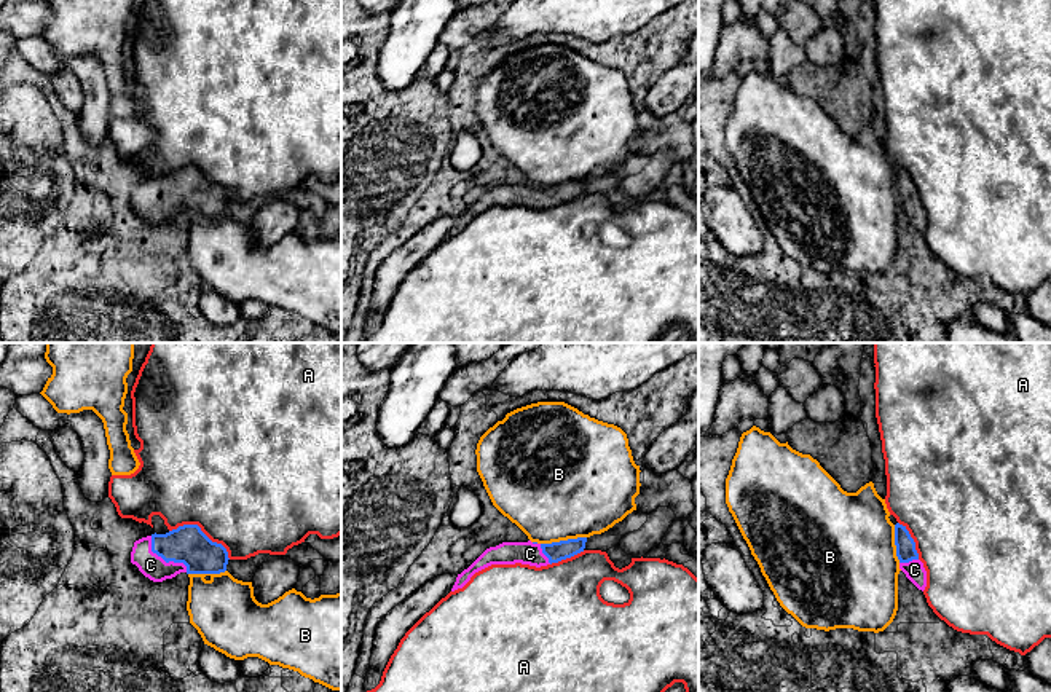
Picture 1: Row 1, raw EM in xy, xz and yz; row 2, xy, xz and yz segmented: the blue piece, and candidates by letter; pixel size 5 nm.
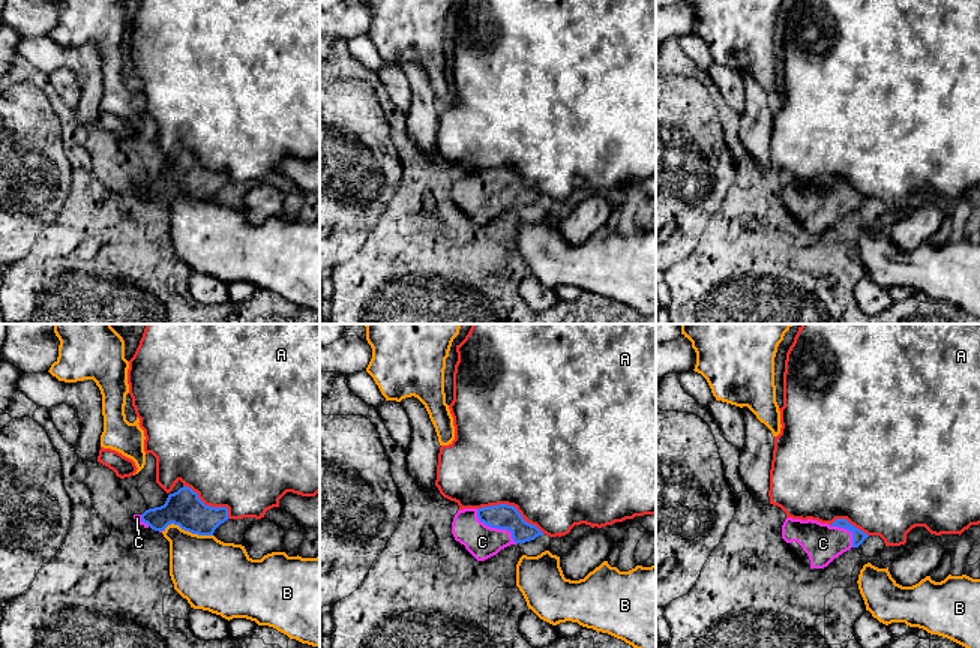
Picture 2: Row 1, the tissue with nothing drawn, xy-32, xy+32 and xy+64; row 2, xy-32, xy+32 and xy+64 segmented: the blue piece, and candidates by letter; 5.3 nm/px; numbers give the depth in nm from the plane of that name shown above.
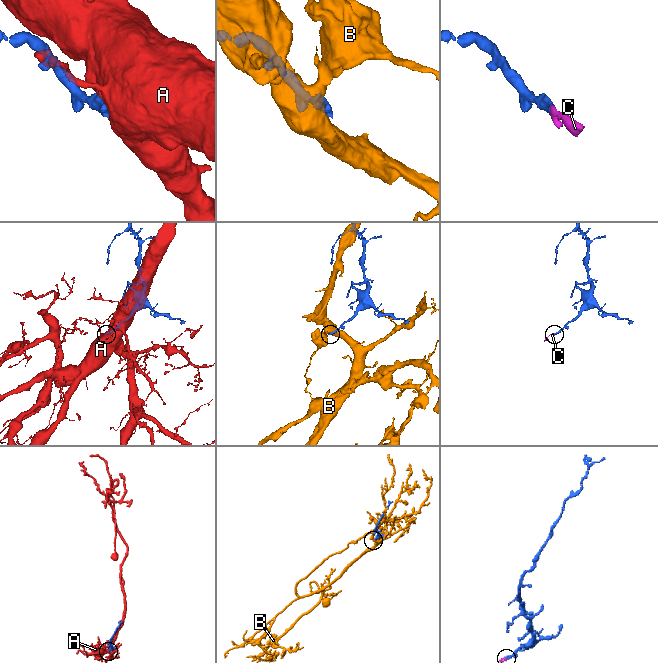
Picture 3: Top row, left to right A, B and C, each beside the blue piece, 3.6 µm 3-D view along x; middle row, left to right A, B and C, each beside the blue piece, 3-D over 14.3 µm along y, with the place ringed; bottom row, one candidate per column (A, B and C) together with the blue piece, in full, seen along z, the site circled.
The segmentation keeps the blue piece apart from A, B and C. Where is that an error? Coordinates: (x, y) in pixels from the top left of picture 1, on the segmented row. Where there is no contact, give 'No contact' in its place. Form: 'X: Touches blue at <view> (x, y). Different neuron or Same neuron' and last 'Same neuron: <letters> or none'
A: Touches blue at xy (201, 531). Different neuron
B: Touches blue at xz (563, 541). Different neuron
C: Touches blue at xy (165, 560). Same neuron
Same neuron: C

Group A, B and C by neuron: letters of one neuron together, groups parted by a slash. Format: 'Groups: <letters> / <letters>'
Groups: A / B / C

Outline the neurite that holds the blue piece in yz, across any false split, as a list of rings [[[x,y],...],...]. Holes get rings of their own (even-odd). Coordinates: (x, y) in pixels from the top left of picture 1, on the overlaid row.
[[[899,523],[895,525],[895,545],[896,556],[899,560],[899,569],[919,590],[923,592],[927,587],[927,571],[923,563],[919,560],[914,539],[906,526]]]

